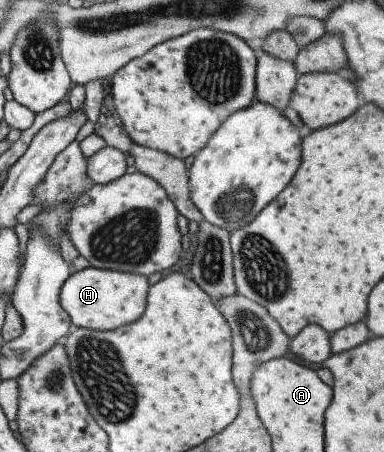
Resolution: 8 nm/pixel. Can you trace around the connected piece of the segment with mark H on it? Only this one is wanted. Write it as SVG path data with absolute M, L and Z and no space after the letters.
M89 266L64 280L59 289L59 304L72 325L105 332L136 321L144 311L148 291L148 281L142 275Z

